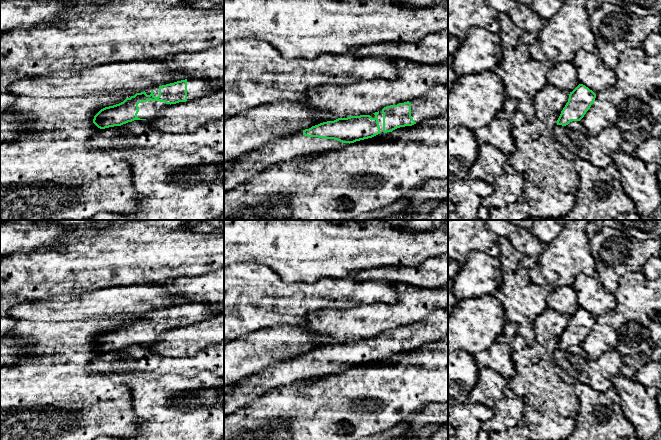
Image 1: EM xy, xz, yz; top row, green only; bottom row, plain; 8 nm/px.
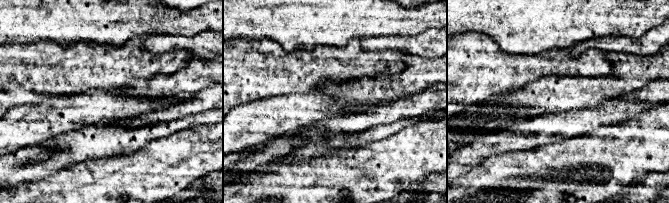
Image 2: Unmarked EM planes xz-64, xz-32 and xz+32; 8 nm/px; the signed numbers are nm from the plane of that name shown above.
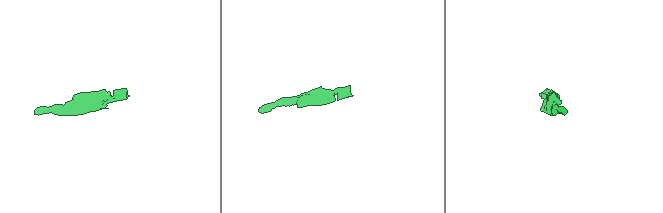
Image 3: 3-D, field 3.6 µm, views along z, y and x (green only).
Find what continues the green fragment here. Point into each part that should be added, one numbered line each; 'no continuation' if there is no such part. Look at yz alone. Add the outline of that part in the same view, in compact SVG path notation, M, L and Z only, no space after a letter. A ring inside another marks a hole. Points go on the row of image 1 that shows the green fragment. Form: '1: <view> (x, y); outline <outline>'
no continuation

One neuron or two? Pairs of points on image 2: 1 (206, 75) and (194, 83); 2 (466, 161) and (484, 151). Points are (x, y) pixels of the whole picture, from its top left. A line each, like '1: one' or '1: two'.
1: one
2: one

